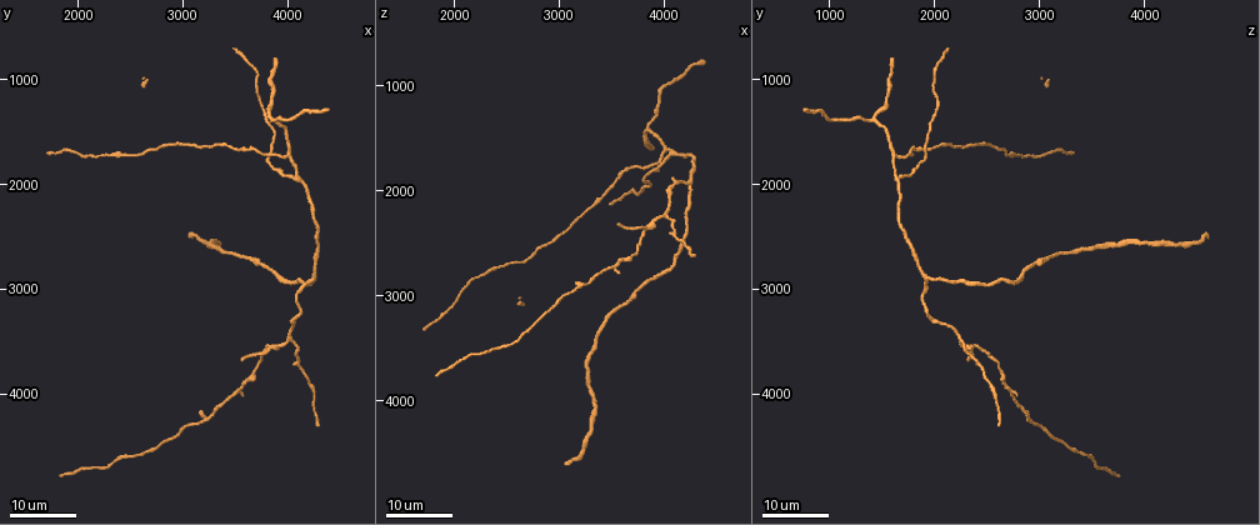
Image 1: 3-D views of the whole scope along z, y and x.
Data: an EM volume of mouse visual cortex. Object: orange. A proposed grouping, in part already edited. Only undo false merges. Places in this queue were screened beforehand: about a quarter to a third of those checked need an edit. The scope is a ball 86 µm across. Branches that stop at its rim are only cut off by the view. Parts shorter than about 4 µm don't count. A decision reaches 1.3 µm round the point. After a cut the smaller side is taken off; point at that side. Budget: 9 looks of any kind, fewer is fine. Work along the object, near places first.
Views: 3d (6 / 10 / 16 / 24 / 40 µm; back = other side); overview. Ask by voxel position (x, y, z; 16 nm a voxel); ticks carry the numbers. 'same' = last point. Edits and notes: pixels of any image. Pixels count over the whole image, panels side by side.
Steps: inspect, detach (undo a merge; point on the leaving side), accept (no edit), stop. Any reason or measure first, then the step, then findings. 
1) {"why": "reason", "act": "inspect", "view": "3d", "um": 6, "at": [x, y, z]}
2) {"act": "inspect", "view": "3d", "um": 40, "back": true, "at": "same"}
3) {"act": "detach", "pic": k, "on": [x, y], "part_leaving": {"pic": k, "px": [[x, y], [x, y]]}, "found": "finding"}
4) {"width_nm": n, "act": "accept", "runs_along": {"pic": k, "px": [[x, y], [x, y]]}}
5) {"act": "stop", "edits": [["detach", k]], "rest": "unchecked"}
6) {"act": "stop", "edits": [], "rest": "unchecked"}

{"why": "branch point", "act": "inspect", "view": "3d", "um": 24, "at": [3840, 1380, 1400]}

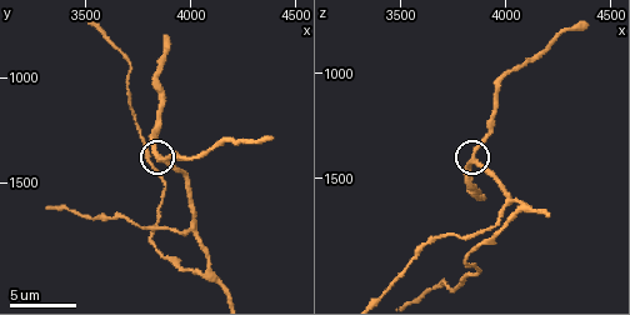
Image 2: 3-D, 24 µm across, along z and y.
{"act": "inspect", "view": "3d", "um": 10, "at": "same"}

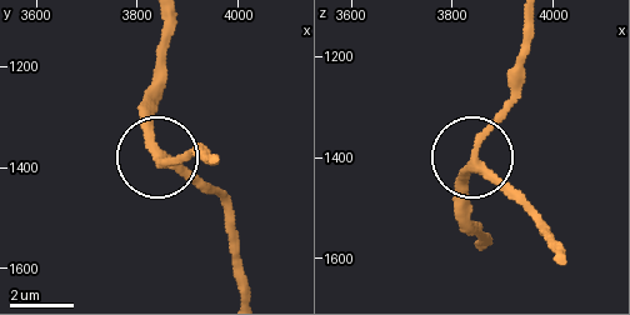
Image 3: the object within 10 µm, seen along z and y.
{"width_nm": 260, "act": "accept", "runs_along": {"pic": 3, "px": [[564, 263], [548, 230], [473, 163], [470, 230]]}, "found": "continuous, no second cell"}

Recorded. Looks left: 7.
{"why": "three arms meet", "act": "inspect", "view": "3d", "um": 24, "at": [4260, 2900, 1960]}

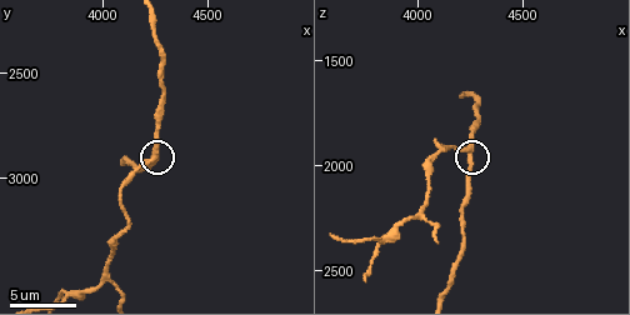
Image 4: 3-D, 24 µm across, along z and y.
{"act": "inspect", "view": "3d", "um": 10, "at": [4250, 2890, 1940]}

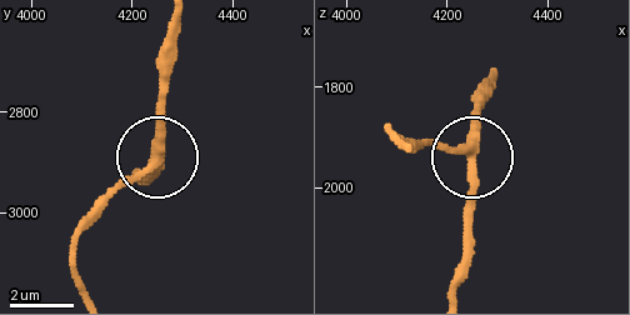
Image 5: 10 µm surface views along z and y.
{"arms": 3, "act": "accept", "runs_along": {"pic": 5, "px": [[473, 114], [473, 248]]}, "found": "one cell here"}

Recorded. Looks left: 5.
{"why": "a fork", "act": "inspect", "view": "3d", "um": 6, "at": [3980, 1720, 1640]}

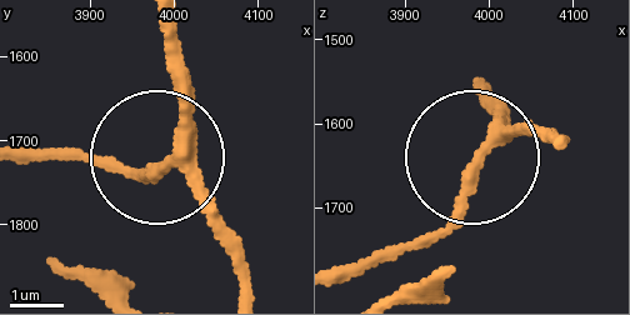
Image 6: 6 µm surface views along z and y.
{"width_nm": 260, "act": "accept", "runs_along": {"pic": 6, "px": [[251, 281], [224, 228], [161, 165], [184, 106], [184, 44]]}, "found": "continuous, no second cell"}

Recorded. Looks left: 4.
{"why": "thin arm on a thick one", "act": "inspect", "view": "3d", "um": 10, "at": [3820, 3560, 2350]}

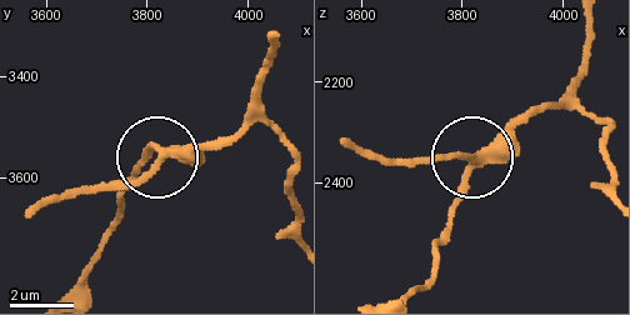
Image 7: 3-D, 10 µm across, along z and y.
{"arms": 3, "act": "accept", "found": "all the same cell"}

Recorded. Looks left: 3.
{"act": "stop", "edits": [], "rest": "unchecked"}

